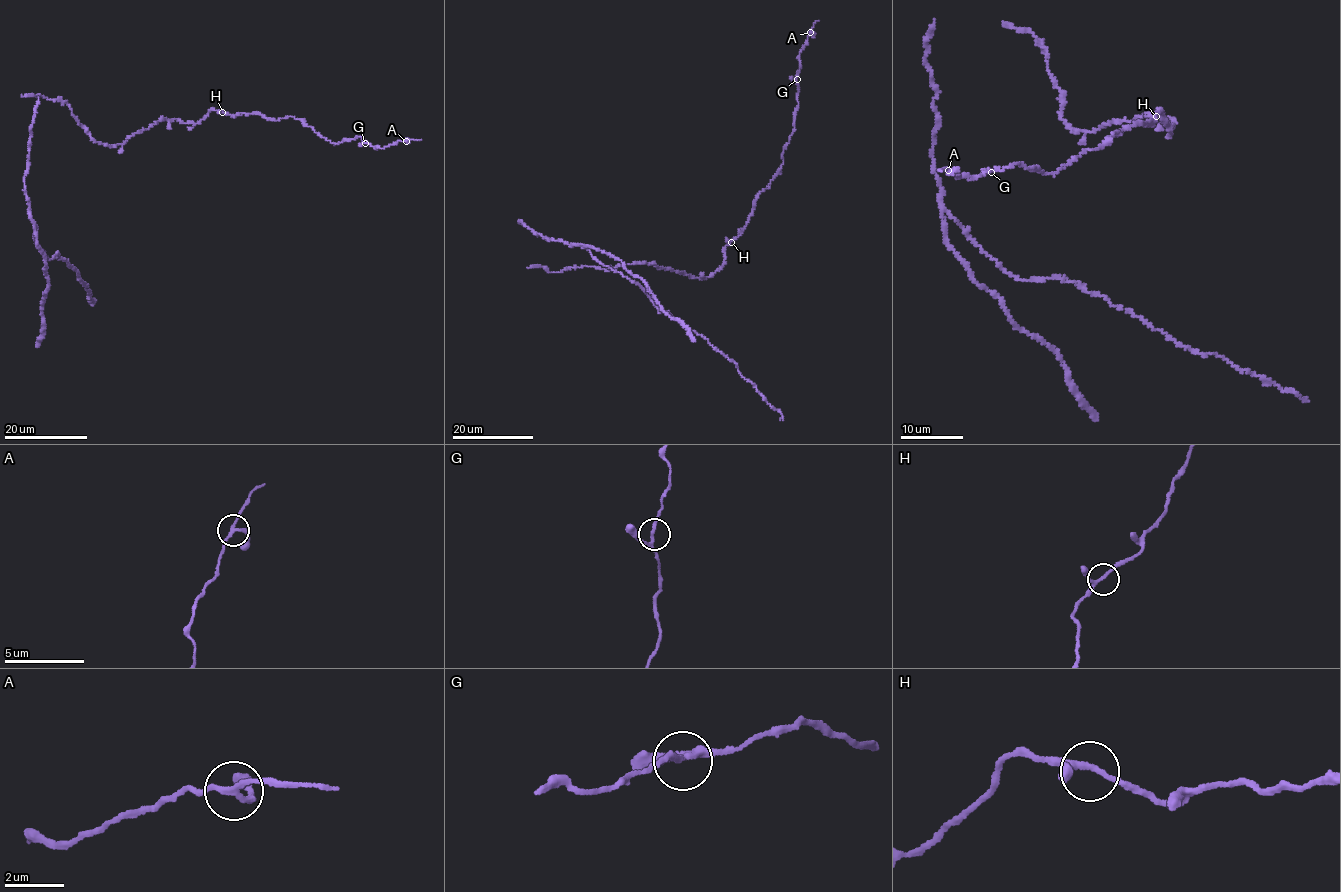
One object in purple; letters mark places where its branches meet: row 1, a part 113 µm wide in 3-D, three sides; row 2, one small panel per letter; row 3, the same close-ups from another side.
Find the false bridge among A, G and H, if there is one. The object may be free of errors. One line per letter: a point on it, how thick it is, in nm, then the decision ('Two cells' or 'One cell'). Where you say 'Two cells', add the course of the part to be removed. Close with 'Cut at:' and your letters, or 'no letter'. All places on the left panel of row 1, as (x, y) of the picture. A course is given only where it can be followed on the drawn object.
A: Place: (406, 141). Thickness 170 nm. One cell
G: Place: (365, 143). Thickness 180 nm. One cell
H: Place: (222, 112). Thickness 170 nm. One cell
Cut at: no letter

